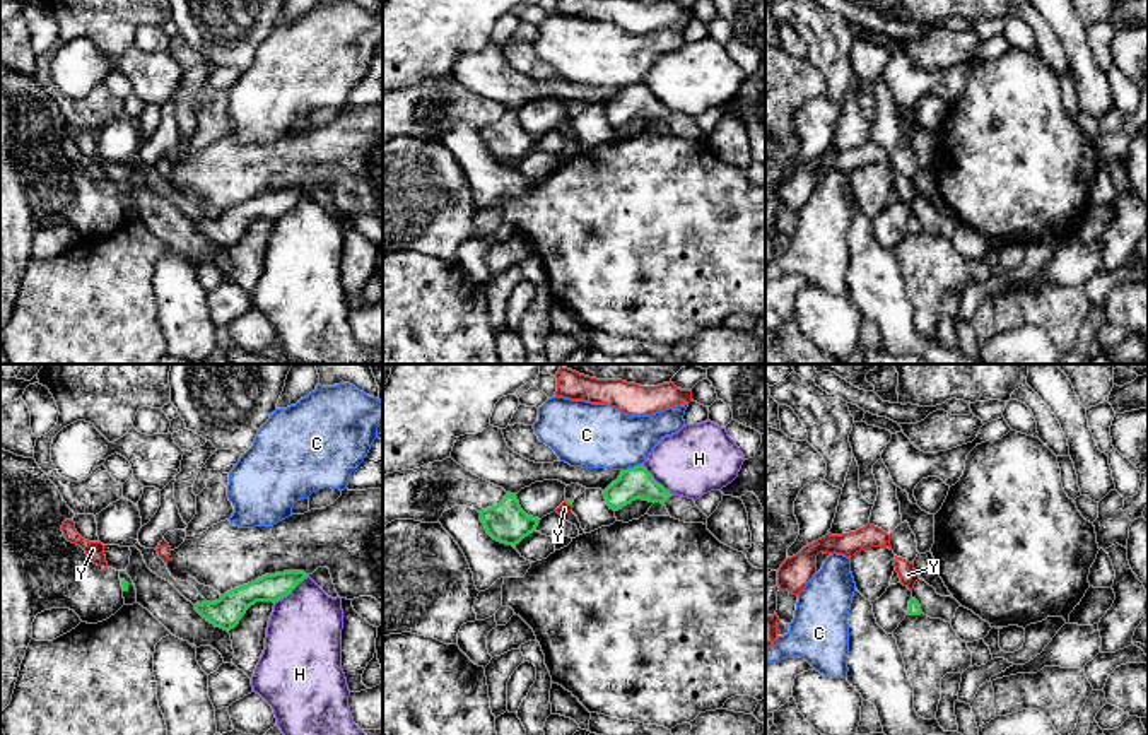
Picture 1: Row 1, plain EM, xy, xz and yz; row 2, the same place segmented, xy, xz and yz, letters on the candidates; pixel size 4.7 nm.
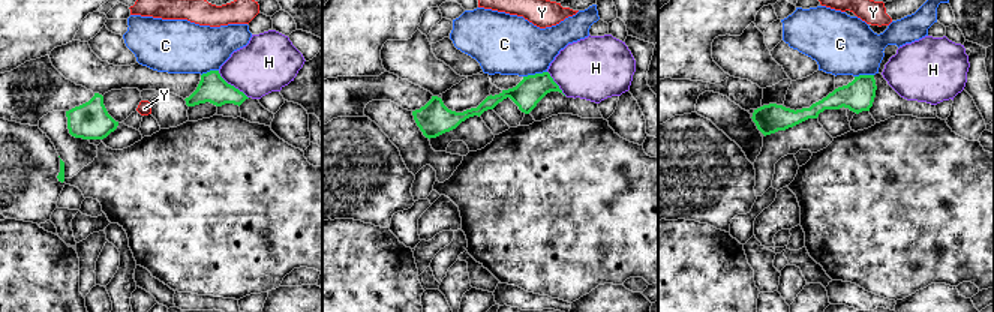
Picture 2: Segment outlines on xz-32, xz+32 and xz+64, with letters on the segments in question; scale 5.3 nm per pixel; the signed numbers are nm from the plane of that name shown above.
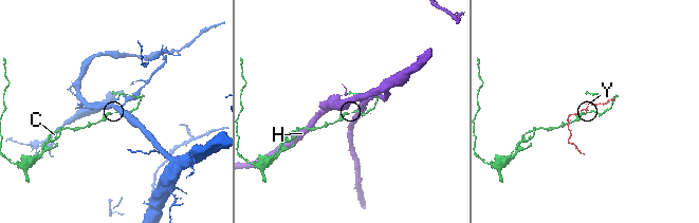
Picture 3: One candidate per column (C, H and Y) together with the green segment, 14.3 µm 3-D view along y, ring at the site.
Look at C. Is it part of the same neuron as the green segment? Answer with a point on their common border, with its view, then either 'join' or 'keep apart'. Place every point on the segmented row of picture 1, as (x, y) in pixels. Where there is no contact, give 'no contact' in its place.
meets green in xz at (631, 469); keep apart

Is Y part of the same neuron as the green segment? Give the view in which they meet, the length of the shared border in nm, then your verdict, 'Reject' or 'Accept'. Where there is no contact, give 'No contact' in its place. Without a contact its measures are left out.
Touches green in xz. Shared border 50 nm. Reject

